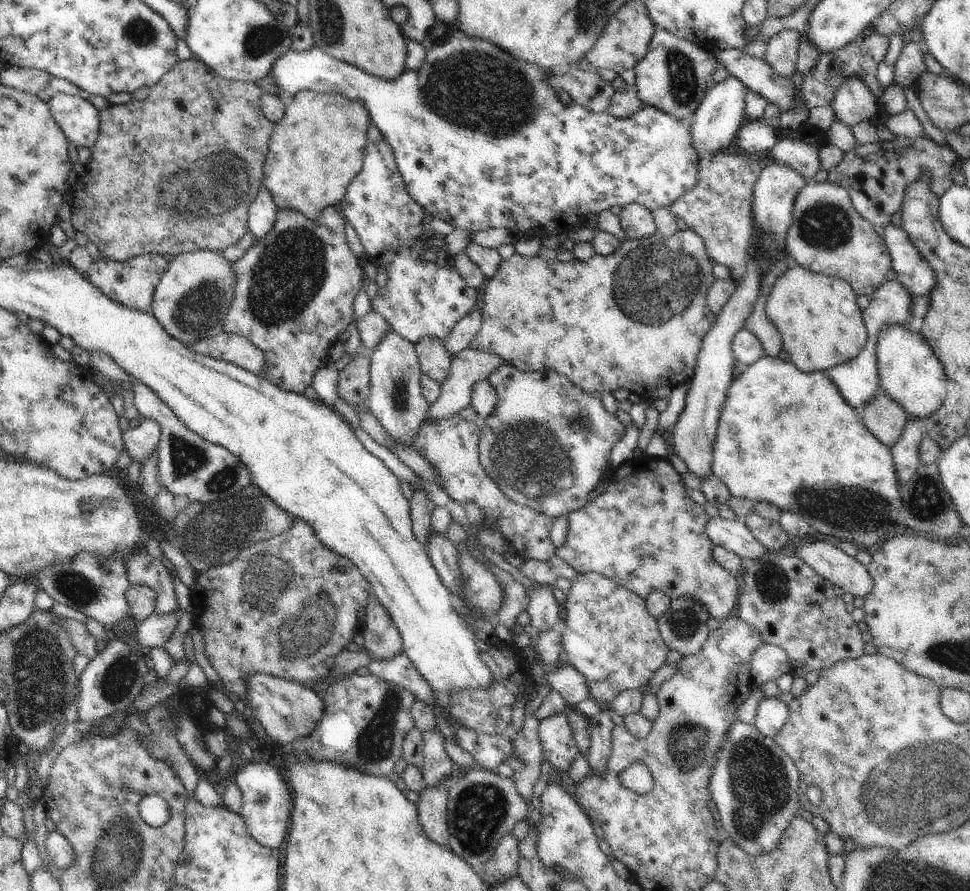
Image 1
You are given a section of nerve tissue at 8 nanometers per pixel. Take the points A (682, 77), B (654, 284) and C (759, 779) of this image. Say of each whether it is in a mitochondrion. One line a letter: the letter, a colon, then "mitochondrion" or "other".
A: mitochondrion
B: mitochondrion
C: mitochondrion

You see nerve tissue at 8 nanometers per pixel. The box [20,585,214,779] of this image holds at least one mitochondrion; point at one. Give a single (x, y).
(120, 675)

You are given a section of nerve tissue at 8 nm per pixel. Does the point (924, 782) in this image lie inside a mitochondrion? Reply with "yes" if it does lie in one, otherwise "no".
yes

